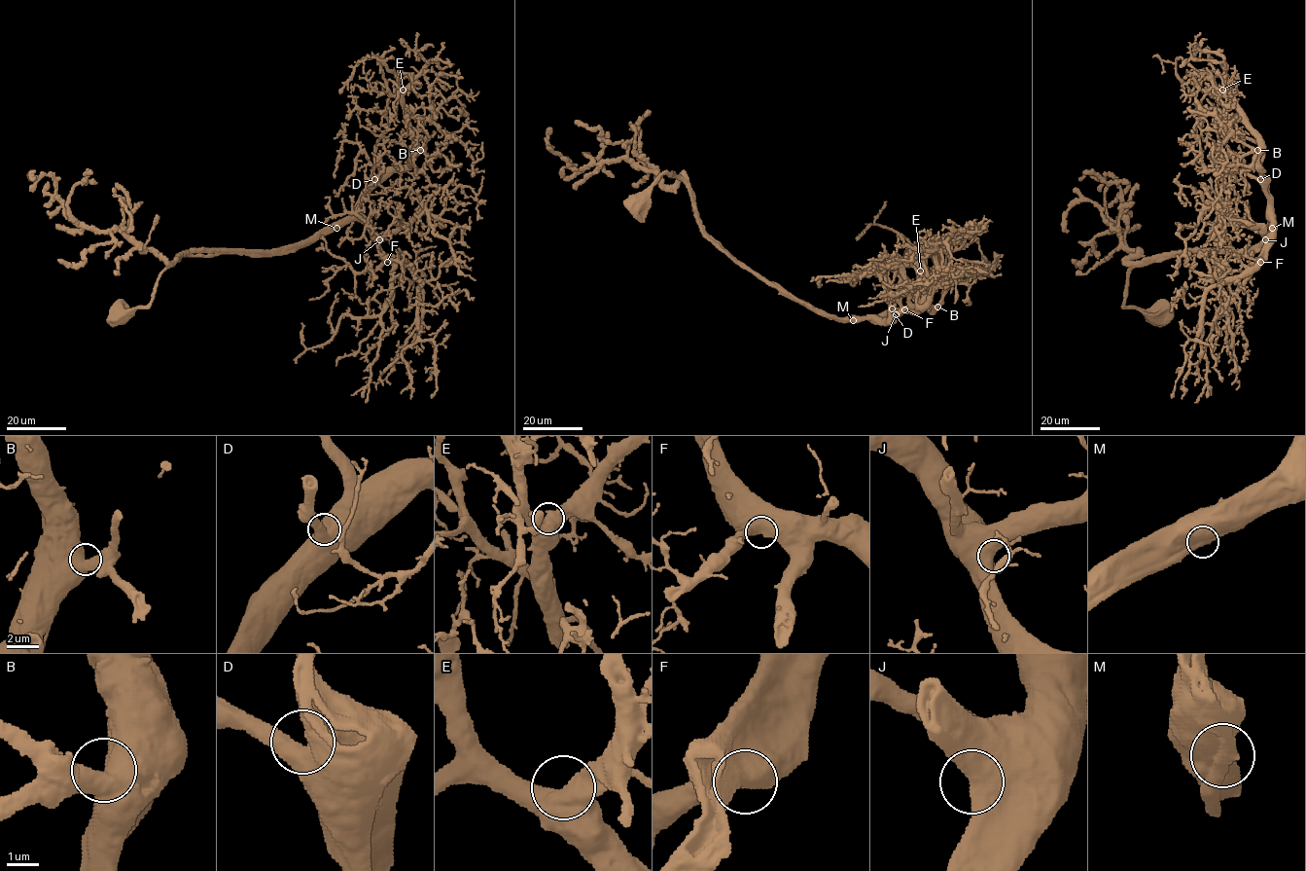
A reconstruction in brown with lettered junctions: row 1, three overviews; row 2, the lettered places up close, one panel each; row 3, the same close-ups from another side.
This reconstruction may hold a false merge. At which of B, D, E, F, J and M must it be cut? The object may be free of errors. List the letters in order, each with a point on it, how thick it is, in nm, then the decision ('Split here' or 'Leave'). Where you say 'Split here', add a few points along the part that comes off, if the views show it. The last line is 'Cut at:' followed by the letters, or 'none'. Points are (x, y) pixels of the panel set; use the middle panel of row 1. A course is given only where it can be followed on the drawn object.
B: Place: (937, 307). Thickness 600 nm. Leave
D: Place: (892, 308). Thickness 650 nm. Leave
E: Place: (920, 271). Thickness 950 nm. Leave
F: Place: (904, 309). Thickness 900 nm. Leave
J: Place: (896, 314). Thickness 900 nm. Leave
M: Place: (853, 320). Thickness 900 nm. Leave
Cut at: none

